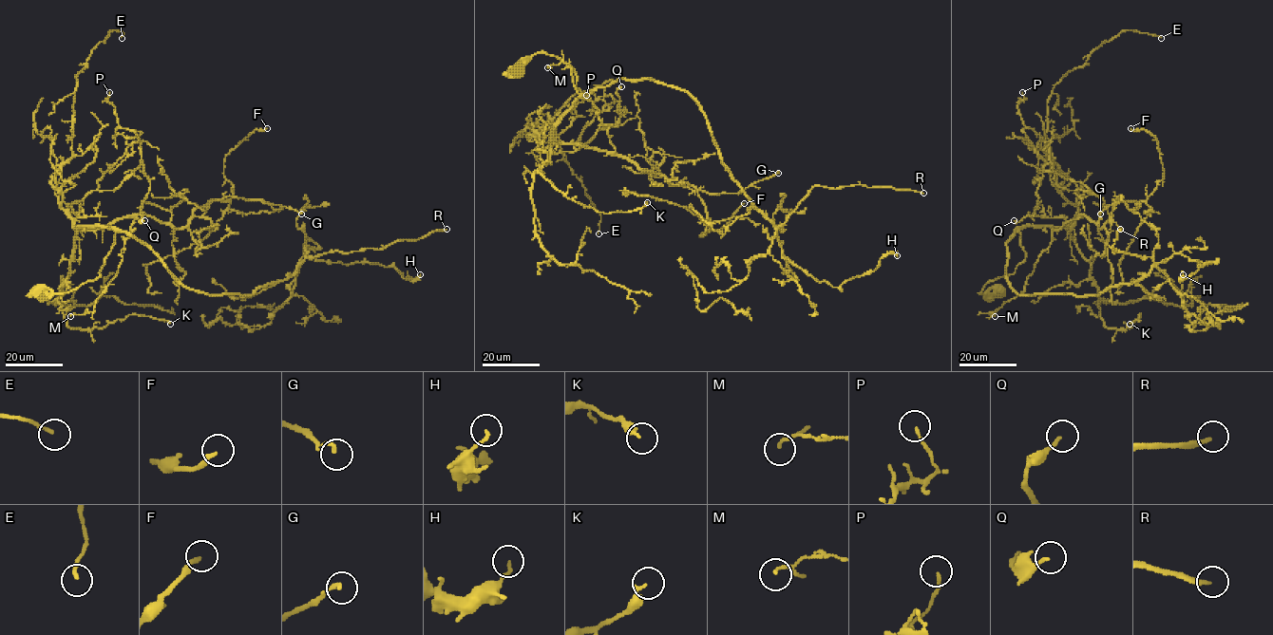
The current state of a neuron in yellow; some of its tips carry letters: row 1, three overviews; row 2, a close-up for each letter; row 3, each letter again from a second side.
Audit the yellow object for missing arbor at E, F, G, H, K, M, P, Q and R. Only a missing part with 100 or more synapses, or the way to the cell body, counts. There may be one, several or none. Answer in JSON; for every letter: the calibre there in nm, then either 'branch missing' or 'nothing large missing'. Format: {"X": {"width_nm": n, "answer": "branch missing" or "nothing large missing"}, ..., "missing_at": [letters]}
{"E": {"width_nm": 150, "answer": "nothing large missing"}, "F": {"width_nm": 190, "answer": "nothing large missing"}, "G": {"width_nm": 100, "answer": "nothing large missing"}, "H": {"width_nm": 130, "answer": "nothing large missing"}, "K": {"width_nm": 180, "answer": "nothing large missing"}, "M": {"width_nm": 110, "answer": "nothing large missing"}, "P": {"width_nm": 120, "answer": "nothing large missing"}, "Q": {"width_nm": 160, "answer": "nothing large missing"}, "R": {"width_nm": 180, "answer": "branch missing"}, "missing_at": ["R"]}

